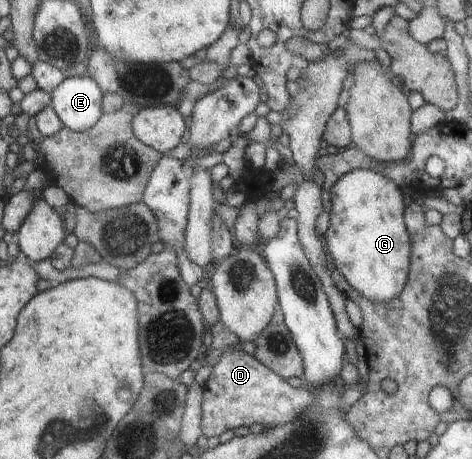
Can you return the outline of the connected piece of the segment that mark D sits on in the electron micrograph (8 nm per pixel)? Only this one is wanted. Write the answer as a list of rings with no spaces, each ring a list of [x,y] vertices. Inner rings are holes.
[[[232,347],[227,349],[217,360],[213,361],[213,369],[209,381],[203,385],[201,407],[202,421],[201,432],[205,437],[223,437],[225,431],[234,429],[247,429],[252,425],[262,425],[268,428],[278,428],[295,421],[315,405],[315,394],[308,387],[299,388],[299,385],[289,385],[285,378],[279,377],[269,367],[262,365],[253,355],[247,354],[247,349]]]

